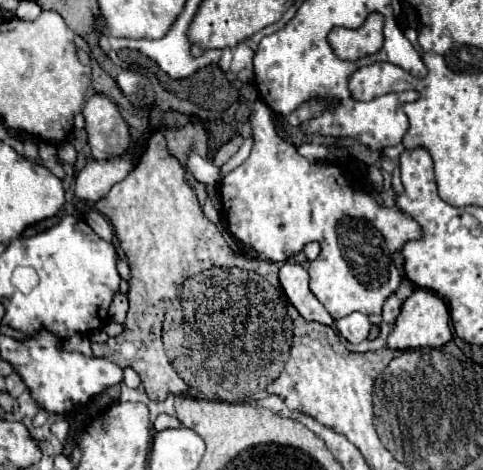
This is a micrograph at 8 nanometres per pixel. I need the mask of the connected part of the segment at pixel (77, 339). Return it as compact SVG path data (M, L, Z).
M72 335L72 337L68 337L64 341L64 349L66 351L78 351L78 353L82 353L86 357L94 355L92 349L90 349L90 339L86 335Z

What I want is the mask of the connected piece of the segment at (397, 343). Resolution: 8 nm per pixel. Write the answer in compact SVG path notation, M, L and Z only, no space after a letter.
M416 289L404 303L402 313L398 315L392 333L388 335L390 349L416 349L416 347L440 347L452 339L450 329L450 311L446 301L428 289Z

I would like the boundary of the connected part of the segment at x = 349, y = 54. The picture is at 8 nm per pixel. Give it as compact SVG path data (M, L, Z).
M372 13L358 29L334 27L328 35L328 43L342 61L354 61L374 55L382 49L382 15Z

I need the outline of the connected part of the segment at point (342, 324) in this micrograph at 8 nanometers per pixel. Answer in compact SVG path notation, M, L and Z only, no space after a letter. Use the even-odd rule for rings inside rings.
M350 313L342 319L336 321L336 327L338 327L338 333L350 341L350 343L362 343L366 337L368 337L368 331L370 331L370 321L364 313Z

